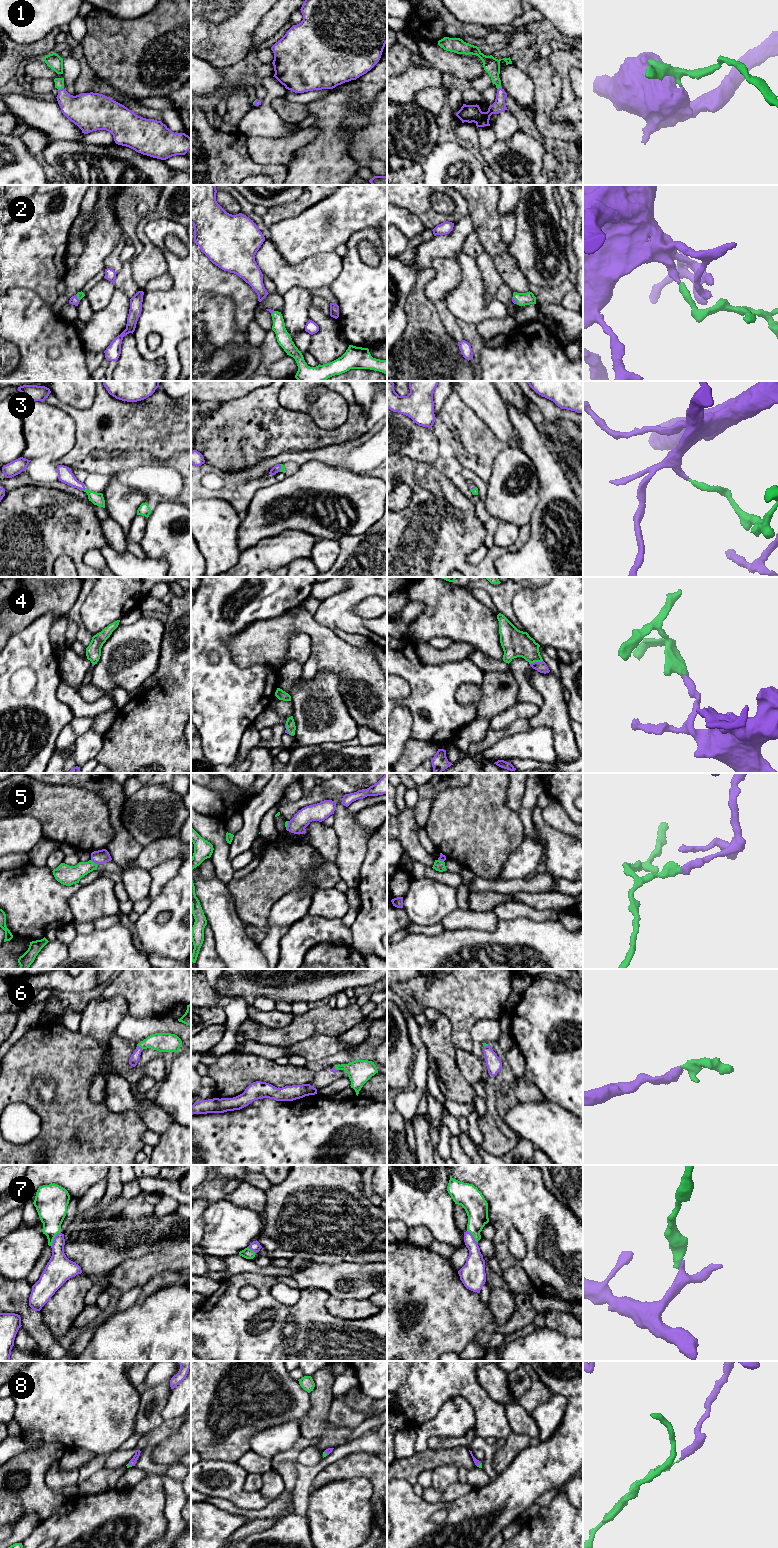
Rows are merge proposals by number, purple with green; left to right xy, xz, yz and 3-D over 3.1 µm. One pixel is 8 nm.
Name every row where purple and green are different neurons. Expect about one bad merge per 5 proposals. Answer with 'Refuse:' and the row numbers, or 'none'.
Refuse: 5

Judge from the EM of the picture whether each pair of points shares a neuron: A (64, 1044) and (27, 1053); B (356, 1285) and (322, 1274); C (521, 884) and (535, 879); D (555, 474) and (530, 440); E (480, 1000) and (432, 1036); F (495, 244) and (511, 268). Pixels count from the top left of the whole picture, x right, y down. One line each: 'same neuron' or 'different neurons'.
A: same neuron
B: same neuron
C: same neuron
D: same neuron
E: different neurons
F: same neuron

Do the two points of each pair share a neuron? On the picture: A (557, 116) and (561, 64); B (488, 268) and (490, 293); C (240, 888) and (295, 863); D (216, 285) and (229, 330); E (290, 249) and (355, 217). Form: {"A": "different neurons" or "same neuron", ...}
{"A": "same neuron", "B": "same neuron", "C": "same neuron", "D": "different neurons", "E": "same neuron"}

